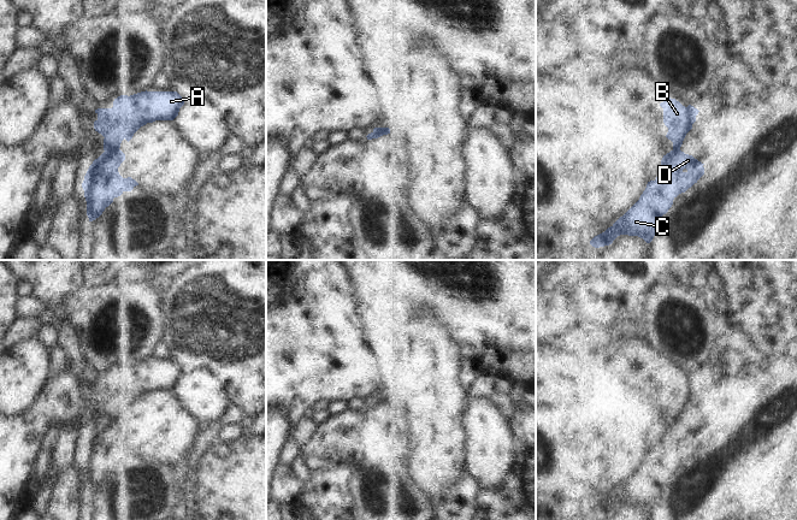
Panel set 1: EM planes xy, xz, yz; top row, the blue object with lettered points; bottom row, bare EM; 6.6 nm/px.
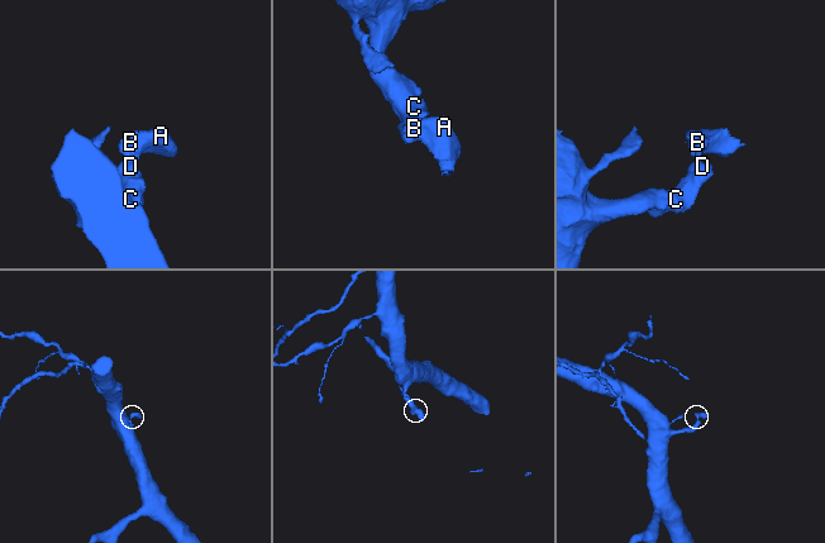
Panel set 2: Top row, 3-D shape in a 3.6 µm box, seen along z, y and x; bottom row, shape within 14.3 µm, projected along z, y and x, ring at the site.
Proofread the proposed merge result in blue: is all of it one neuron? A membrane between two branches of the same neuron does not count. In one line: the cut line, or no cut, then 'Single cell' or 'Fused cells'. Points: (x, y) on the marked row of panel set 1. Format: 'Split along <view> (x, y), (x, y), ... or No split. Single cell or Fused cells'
Split along xy (118, 148), (105, 152). Fused cells

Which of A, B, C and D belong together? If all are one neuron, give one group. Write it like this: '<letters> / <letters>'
A B / C D

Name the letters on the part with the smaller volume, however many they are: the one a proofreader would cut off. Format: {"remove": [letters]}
{"remove": ["A", "B"]}

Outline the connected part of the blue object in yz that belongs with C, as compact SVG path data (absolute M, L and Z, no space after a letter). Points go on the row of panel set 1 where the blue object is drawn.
M680 149L663 155L661 172L655 181L648 182L639 200L610 228L595 236L590 244L595 248L609 246L620 235L638 236L650 243L673 200L704 175L703 165Z

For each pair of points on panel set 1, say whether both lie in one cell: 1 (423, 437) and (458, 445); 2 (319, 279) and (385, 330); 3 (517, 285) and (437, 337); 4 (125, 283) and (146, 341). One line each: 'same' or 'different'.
1: same
2: different
3: different
4: same

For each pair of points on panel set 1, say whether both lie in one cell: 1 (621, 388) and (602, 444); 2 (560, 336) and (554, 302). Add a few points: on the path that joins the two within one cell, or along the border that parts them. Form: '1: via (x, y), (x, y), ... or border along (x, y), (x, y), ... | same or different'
1: border along (584, 411), (602, 425), (630, 427), (636, 433) | different
2: via (556, 328), (554, 325), (554, 311) | same

